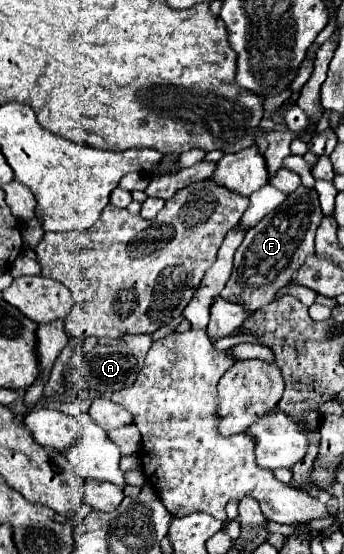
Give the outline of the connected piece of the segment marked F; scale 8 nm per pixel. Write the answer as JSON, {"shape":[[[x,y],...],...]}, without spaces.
{"shape":[[[299,186],[281,208],[269,212],[259,224],[255,224],[247,234],[243,244],[235,252],[233,274],[223,288],[223,298],[241,304],[247,314],[255,314],[265,304],[275,298],[275,292],[281,290],[297,272],[297,268],[305,262],[309,254],[315,252],[313,240],[315,230],[321,224],[321,206],[315,190]]]}

